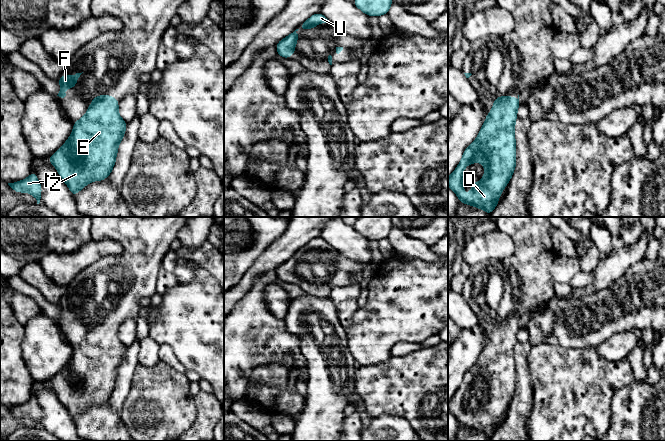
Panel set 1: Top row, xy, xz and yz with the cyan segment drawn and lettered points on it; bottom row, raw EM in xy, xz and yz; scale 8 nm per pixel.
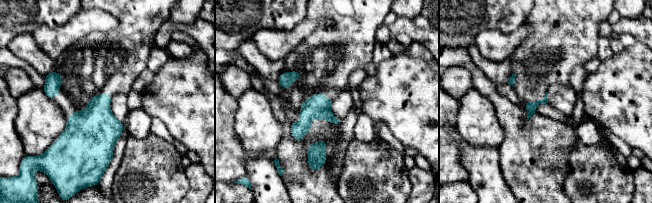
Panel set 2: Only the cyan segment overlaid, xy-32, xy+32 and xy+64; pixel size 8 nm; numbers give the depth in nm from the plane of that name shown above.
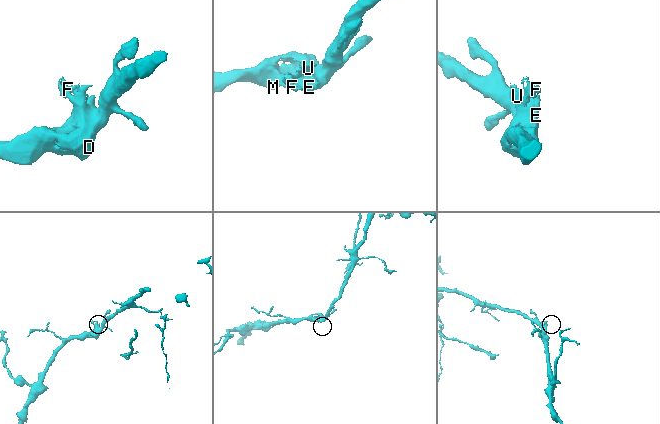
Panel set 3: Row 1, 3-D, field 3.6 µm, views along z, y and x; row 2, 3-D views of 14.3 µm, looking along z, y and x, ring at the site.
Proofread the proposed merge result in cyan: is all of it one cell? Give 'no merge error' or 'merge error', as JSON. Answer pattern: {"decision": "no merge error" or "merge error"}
{"decision": "no merge error"}

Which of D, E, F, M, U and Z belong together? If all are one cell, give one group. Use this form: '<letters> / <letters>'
D E F M U Z

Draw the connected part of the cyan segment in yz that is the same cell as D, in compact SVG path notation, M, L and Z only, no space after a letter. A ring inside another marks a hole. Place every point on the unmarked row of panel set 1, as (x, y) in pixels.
M519 319L517 323L514 320L498 320L493 326L493 333L487 338L477 362L465 373L457 392L448 402L448 410L456 417L459 426L483 433L489 439L499 428L498 423L509 407L516 390L515 345L518 342L519 329ZM478 386L484 389L484 400L479 406L473 405L469 418L464 419L462 396L470 387Z

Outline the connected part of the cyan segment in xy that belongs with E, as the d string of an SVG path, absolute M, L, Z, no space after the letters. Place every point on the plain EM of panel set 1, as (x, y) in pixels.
M95 320L79 345L73 346L73 356L68 364L48 385L55 390L60 401L75 419L92 405L101 405L110 400L116 386L118 369L124 361L127 347L118 337L119 325L115 321Z

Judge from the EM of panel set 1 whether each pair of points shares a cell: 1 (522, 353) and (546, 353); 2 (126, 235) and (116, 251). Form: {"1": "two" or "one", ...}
{"1": "two", "2": "two"}

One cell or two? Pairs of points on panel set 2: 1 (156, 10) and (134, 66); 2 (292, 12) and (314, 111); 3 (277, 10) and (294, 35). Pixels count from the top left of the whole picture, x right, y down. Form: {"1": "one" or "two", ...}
{"1": "one", "2": "two", "3": "two"}

